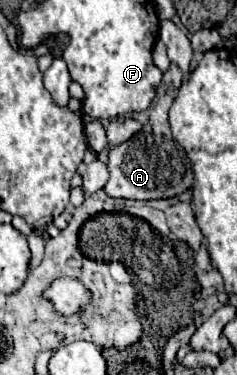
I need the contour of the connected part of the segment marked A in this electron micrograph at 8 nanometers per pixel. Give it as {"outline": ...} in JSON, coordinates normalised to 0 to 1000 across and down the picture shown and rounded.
{"outline":[[[713,251],[679,256],[629,309],[629,325],[595,341],[595,400],[586,400],[586,363],[544,368],[502,389],[468,389],[451,448],[460,448],[460,485],[443,491],[451,523],[477,528],[553,528],[553,533],[646,533],[646,528],[722,528],[806,501],[806,437],[781,416],[781,400],[730,373],[705,299],[730,277]]]}

